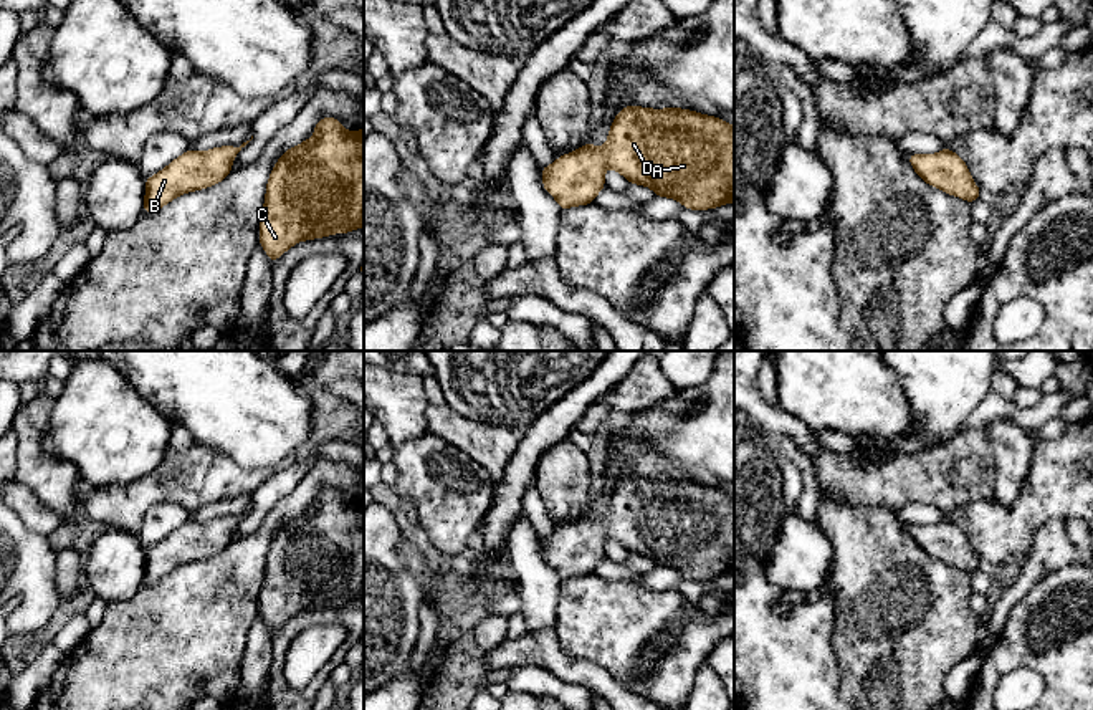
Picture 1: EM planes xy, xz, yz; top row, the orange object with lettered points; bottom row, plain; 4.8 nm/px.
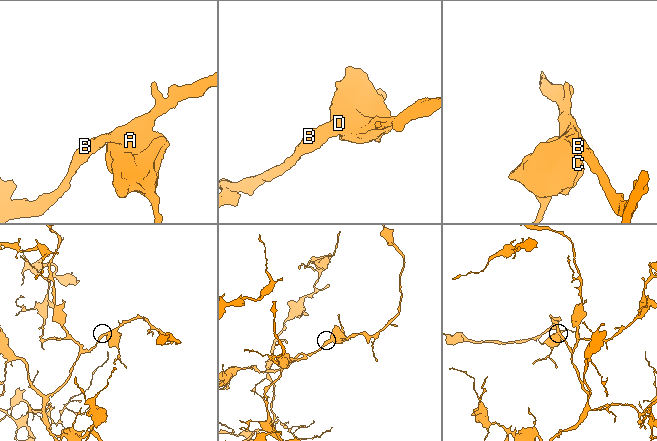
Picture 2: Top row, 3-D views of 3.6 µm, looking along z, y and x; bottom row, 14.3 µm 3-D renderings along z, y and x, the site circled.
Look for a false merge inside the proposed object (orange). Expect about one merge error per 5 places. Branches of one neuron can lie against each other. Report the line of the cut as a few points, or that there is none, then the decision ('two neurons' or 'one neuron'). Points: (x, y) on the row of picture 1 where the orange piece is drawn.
no cut; one neuron

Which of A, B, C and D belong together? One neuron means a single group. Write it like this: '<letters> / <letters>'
A B C D

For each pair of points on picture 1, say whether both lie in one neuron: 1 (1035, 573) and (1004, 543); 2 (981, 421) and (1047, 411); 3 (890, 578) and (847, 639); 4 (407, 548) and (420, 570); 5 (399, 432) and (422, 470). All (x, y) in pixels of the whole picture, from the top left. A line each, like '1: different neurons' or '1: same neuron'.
1: different neurons
2: same neuron
3: same neuron
4: same neuron
5: different neurons

